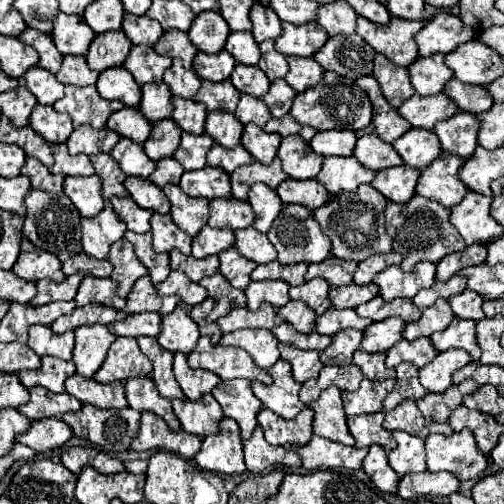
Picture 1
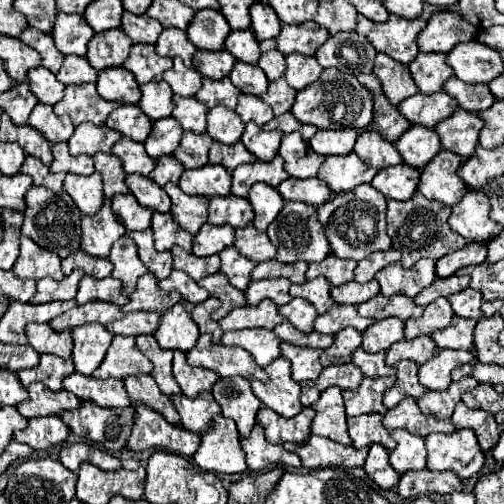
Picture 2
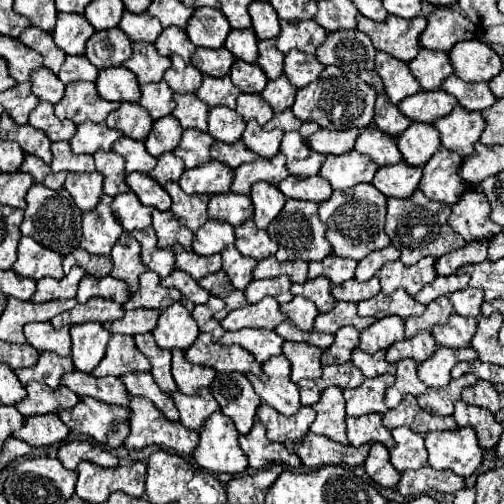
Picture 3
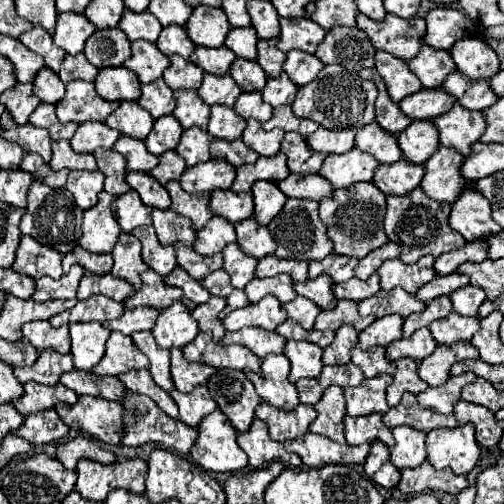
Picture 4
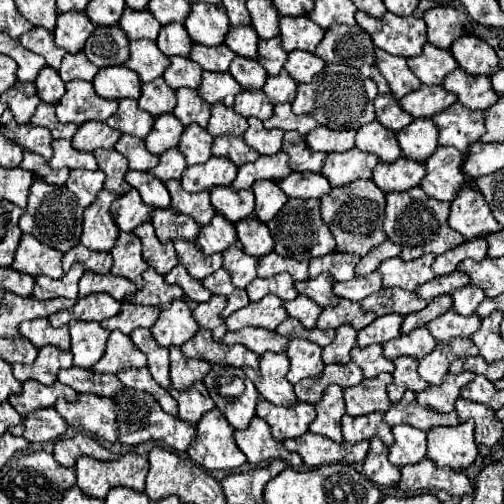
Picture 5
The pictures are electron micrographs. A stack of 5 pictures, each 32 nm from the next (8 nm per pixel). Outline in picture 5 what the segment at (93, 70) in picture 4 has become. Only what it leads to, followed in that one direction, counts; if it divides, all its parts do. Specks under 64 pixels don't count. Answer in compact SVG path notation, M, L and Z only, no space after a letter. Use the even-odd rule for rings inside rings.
M78 52L78 54L66 54L64 60L62 60L62 66L58 70L58 74L60 74L60 78L64 82L76 80L76 78L80 78L80 80L92 80L96 76L96 72L98 72L98 68L82 52Z

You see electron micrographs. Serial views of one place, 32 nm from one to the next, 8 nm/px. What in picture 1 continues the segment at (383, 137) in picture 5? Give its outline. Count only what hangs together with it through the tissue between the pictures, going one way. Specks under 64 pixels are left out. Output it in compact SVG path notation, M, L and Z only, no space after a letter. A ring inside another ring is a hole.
M376 132L370 134L362 134L356 142L354 148L354 156L372 170L384 170L390 166L400 166L402 158L400 154L392 148L392 144L380 140L380 136L376 136Z

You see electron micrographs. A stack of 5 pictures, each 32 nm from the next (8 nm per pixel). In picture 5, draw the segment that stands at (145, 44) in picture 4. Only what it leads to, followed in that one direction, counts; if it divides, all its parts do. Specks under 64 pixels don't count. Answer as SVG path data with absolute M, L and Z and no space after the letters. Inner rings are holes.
M132 40L130 42L130 58L126 60L126 66L134 70L142 82L152 82L164 74L170 60L164 56L156 42L152 40Z

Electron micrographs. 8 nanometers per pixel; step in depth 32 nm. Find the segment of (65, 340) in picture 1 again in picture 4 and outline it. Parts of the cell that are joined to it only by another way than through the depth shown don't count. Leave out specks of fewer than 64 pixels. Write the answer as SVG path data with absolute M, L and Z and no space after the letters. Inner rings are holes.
M48 320L28 322L28 324L22 324L22 334L38 350L54 348L62 354L70 352L70 334L68 334L66 324L60 326L60 328L54 328Z

